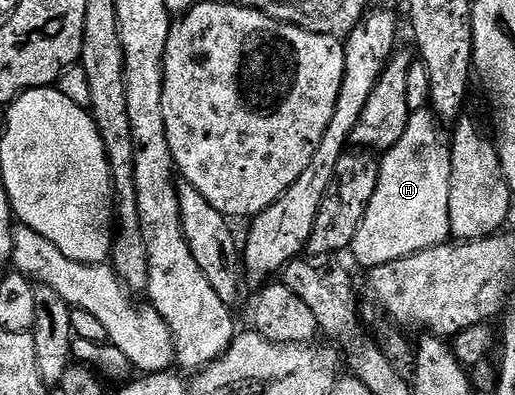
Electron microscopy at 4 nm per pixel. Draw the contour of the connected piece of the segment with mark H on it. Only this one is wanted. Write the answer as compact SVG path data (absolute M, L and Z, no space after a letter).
M431 109L412 112L401 140L384 153L377 190L349 249L363 269L370 270L450 241L451 147L440 129L440 121Z

